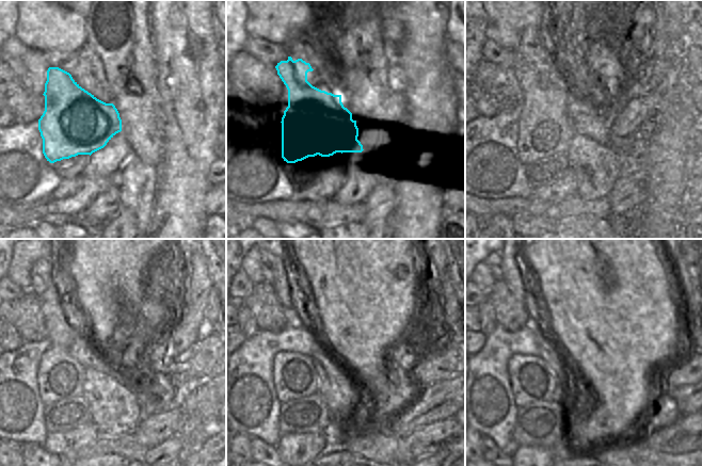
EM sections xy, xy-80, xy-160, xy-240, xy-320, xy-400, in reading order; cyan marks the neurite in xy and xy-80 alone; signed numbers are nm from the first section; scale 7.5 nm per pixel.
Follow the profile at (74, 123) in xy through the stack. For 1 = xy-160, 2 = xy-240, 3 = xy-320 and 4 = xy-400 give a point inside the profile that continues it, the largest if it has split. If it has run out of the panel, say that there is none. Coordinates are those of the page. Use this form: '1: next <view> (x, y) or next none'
1: next xy-160 (544, 128)
2: next xy-240 (60, 375)
3: next xy-320 (294, 376)
4: next xy-400 (532, 380)

